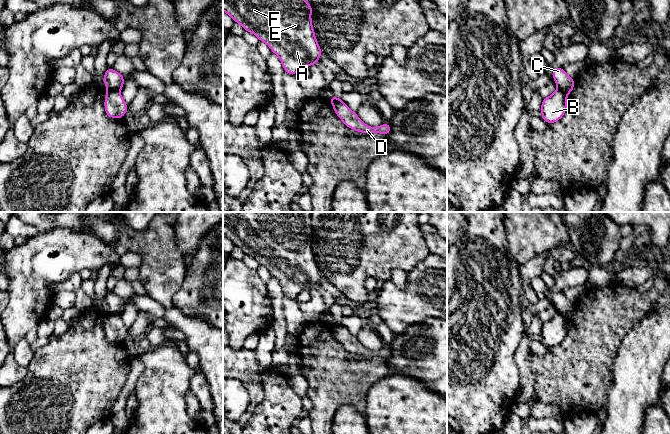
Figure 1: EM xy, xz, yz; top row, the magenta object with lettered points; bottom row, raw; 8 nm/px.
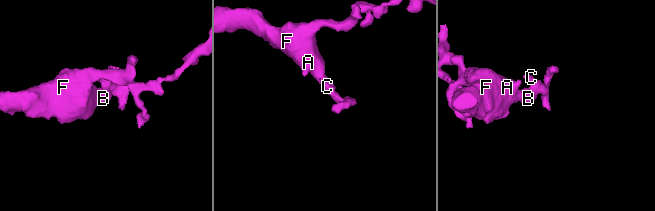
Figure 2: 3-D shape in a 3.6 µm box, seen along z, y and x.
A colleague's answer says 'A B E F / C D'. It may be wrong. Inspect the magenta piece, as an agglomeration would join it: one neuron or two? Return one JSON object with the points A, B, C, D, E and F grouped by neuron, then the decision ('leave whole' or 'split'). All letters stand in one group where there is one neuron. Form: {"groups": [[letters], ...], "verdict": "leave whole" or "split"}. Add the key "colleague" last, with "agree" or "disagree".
{"groups": [["A", "B", "E", "F"], ["C", "D"]], "verdict": "split", "colleague": "agree"}

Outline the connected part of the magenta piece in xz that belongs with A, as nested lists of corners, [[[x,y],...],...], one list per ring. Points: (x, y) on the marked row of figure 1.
[[[223,0],[223,11],[275,53],[283,69],[295,76],[301,67],[317,65],[322,50],[312,26],[312,6],[304,0]]]

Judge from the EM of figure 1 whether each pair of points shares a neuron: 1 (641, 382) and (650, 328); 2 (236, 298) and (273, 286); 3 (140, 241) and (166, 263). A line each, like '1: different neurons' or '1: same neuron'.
1: same neuron
2: different neurons
3: same neuron

